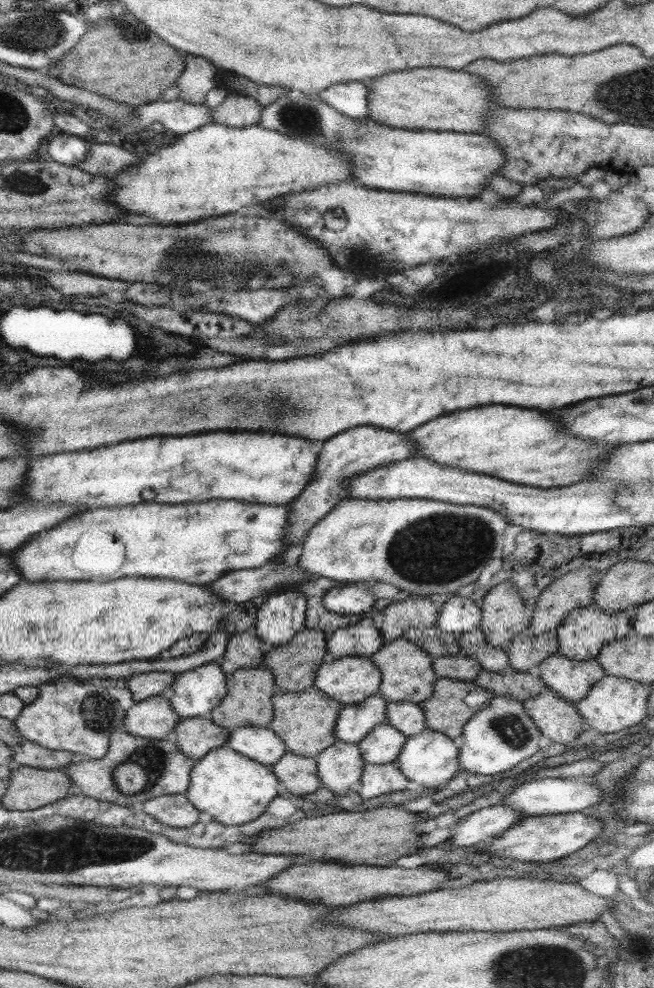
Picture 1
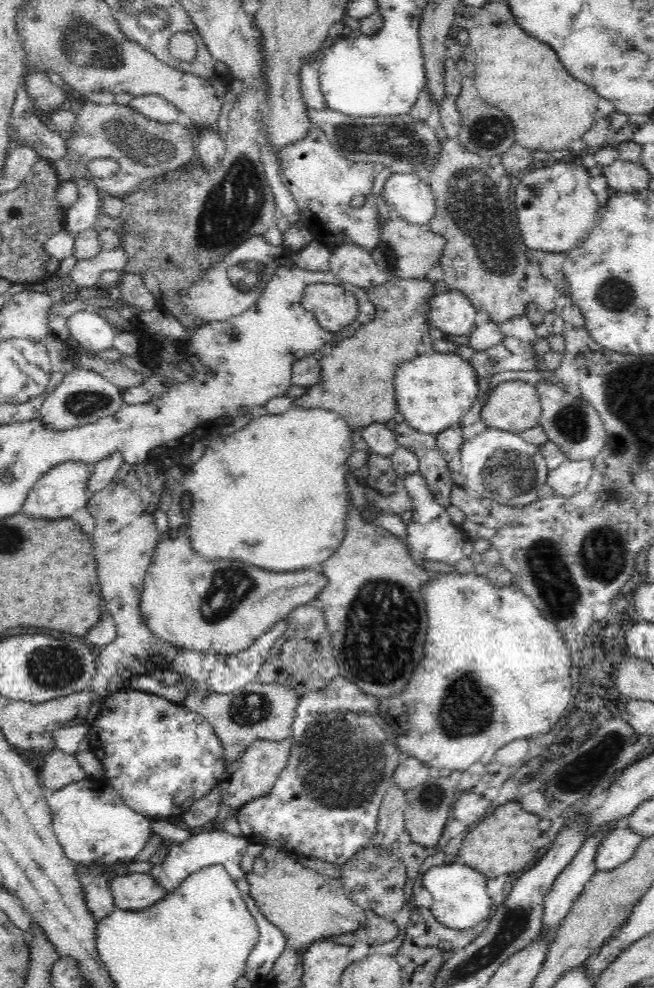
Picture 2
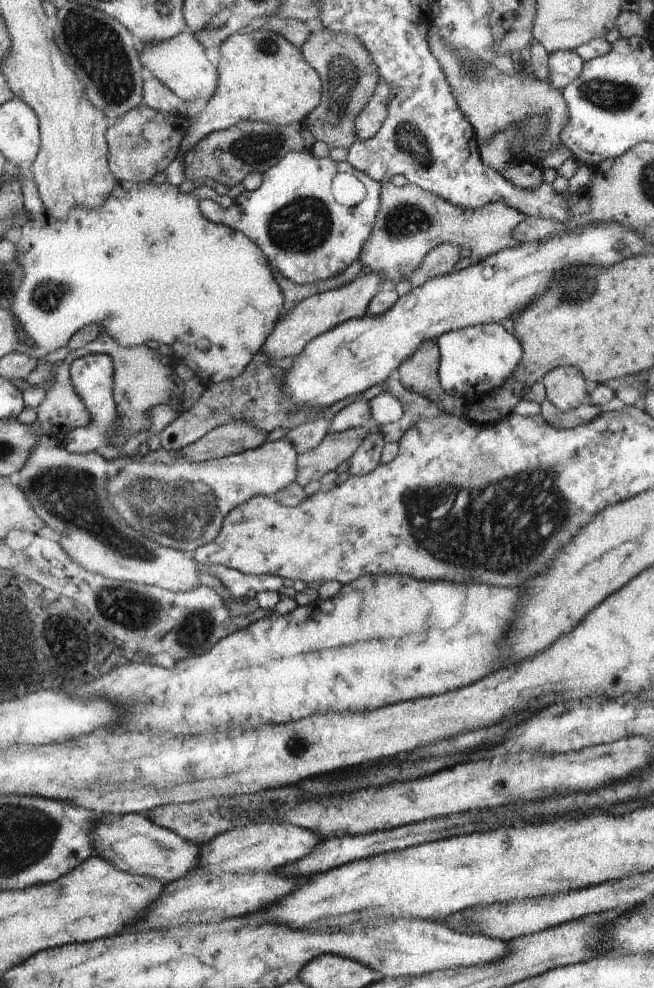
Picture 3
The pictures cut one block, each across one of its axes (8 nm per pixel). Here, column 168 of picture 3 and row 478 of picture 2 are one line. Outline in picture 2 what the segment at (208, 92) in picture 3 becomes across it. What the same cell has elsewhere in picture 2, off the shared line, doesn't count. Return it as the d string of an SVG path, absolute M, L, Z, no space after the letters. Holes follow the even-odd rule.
M62 462L54 466L49 472L46 472L31 489L26 498L21 512L32 518L42 518L44 520L58 520L62 518L71 518L72 514L80 508L87 506L88 480L94 471L95 464L82 462Z

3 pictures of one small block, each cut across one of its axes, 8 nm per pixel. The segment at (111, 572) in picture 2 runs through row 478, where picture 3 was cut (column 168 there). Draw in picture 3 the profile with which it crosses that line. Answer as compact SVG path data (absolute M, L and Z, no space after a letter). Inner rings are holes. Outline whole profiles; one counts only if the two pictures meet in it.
M138 106L118 122L107 128L106 141L108 142L108 165L114 179L118 182L150 182L159 172L164 172L168 166L180 156L180 144L186 134L189 120L178 114L162 114L146 106Z

